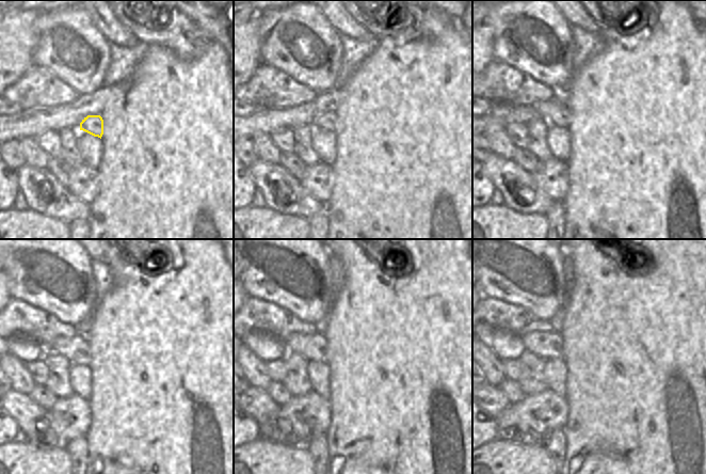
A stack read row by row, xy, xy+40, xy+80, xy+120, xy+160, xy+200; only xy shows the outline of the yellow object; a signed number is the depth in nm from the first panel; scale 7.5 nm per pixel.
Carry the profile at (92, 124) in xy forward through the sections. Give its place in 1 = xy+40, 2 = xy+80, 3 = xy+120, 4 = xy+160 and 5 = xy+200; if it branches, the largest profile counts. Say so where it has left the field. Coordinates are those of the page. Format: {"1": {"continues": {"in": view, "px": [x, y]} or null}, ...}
{"1": {"continues": {"in": "xy+40", "px": [329, 121]}}, "2": {"continues": {"in": "xy+80", "px": [556, 111]}}, "3": {"continues": {"in": "xy+120", "px": [77, 349]}}, "4": {"continues": {"in": "xy+160", "px": [314, 347]}}, "5": {"continues": {"in": "xy+200", "px": [546, 346]}}}

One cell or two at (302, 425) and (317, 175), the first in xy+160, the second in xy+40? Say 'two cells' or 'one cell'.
one cell

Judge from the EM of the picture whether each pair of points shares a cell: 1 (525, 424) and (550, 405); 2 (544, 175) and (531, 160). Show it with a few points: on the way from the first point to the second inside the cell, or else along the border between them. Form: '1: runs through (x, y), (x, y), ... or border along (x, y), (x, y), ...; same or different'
1: runs through (531, 419), (536, 419), (544, 411); same
2: border along (540, 161), (532, 173); different

